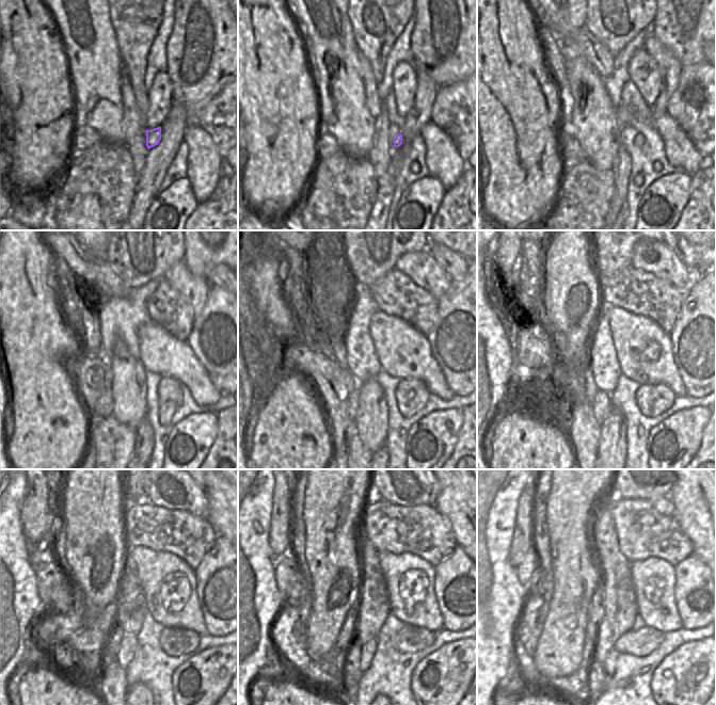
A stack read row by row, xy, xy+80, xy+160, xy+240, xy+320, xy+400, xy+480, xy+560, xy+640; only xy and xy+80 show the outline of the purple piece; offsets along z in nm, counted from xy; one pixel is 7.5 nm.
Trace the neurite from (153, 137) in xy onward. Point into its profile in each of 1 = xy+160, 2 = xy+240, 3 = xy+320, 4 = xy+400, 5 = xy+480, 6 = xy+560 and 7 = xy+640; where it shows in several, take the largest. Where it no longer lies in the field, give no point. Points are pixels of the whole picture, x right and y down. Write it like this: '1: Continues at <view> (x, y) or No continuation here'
1: Continues at xy+160 (639, 140)
2: Continues at xy+240 (169, 391)
3: Continues at xy+320 (411, 395)
4: Continues at xy+400 (652, 400)
5: Continues at xy+480 (174, 641)
6: Continues at xy+560 (411, 639)
7: Continues at xy+640 (643, 641).

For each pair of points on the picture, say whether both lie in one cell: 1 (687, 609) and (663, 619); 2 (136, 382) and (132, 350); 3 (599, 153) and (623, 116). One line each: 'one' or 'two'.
1: two
2: two
3: two

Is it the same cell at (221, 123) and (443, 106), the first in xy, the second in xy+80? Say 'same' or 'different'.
same

